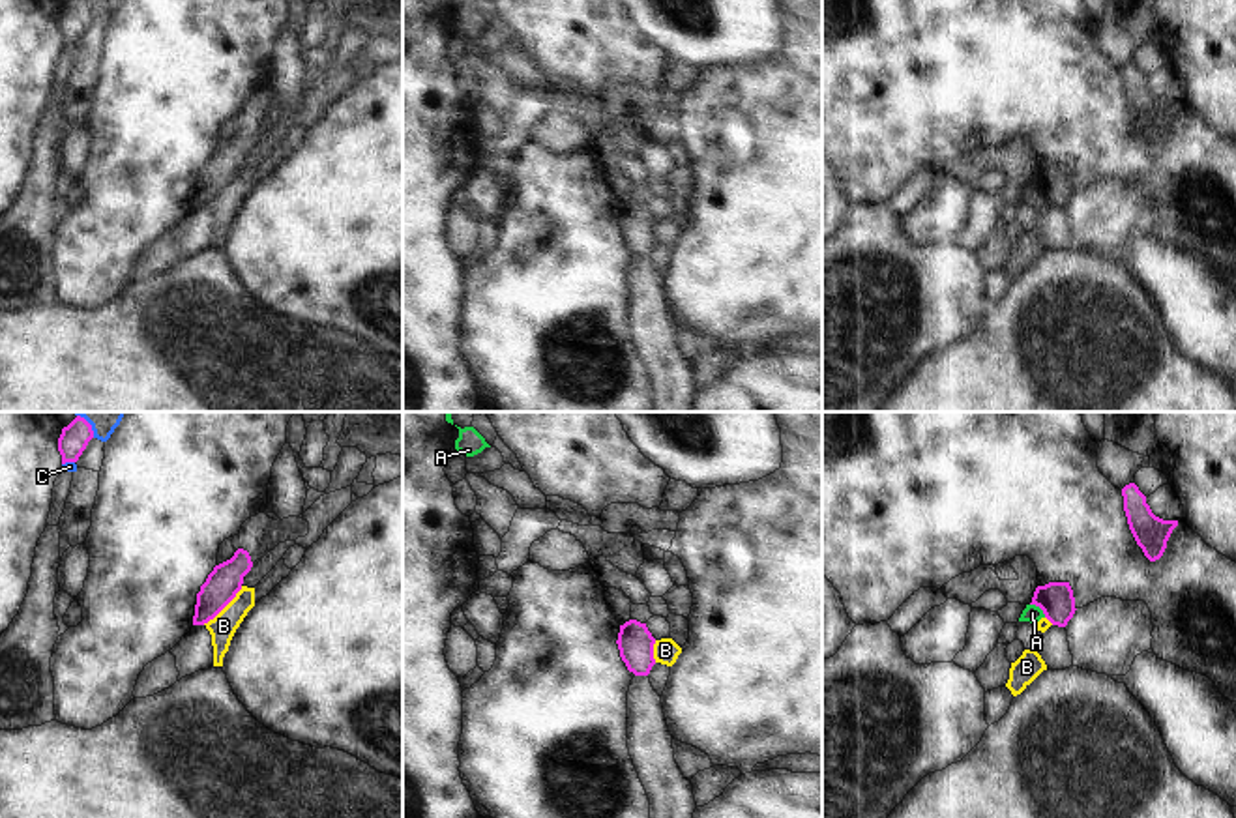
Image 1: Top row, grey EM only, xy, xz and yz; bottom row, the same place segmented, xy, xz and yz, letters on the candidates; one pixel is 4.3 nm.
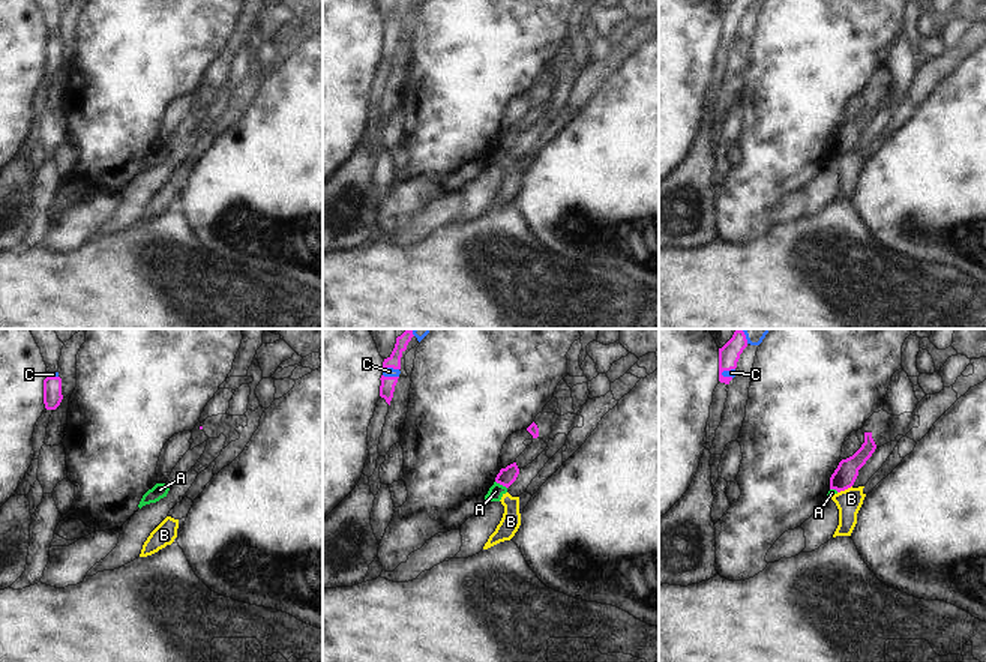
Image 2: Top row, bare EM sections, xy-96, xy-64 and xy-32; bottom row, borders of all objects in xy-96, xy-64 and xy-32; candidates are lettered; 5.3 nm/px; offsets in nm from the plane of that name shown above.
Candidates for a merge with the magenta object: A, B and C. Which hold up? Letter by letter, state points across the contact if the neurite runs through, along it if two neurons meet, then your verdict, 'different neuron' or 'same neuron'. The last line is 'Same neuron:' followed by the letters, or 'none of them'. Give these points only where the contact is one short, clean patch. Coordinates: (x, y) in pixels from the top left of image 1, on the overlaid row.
A: border along yz (1030, 603), (1045, 616); different neuron
B: border along xy (242, 586), (203, 624); different neuron
C: different neuron
Same neuron: none of them

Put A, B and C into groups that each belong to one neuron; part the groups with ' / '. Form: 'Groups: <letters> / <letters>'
Groups: A B / C.

